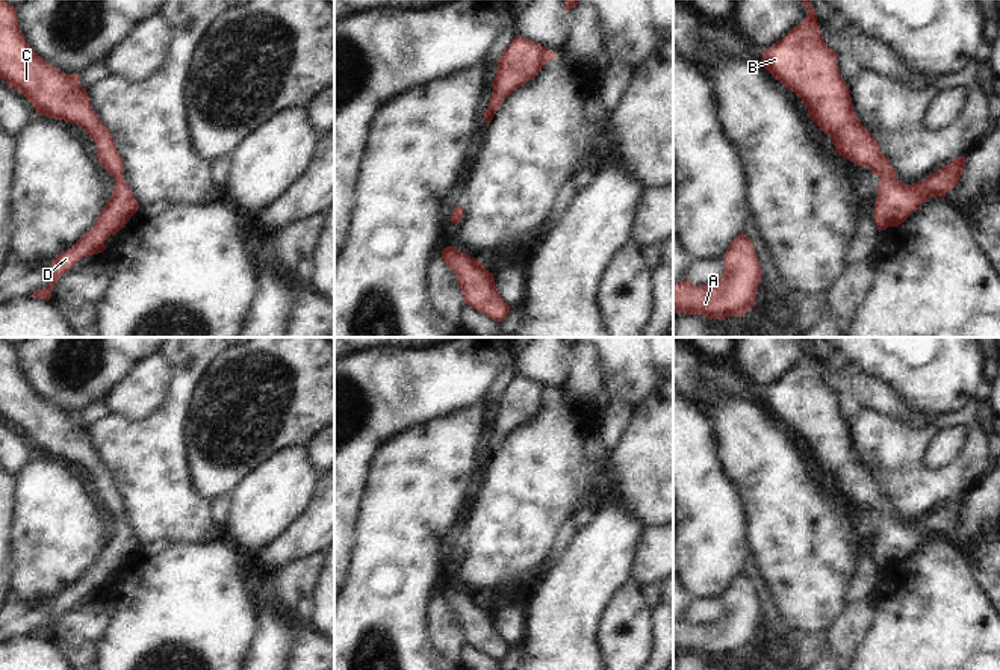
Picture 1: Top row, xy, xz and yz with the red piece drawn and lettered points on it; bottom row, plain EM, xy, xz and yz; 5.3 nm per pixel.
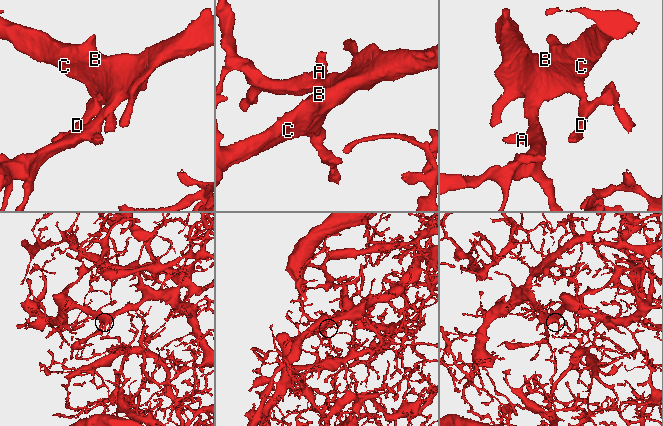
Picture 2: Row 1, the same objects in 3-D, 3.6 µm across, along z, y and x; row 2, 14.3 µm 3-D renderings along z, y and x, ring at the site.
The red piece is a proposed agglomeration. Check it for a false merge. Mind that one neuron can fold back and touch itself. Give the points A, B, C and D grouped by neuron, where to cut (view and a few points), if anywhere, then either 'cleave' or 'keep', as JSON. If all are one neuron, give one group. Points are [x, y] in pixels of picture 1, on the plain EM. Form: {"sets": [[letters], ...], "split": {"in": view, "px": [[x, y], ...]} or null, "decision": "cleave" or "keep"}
{"sets": [["A", "B", "C", "D"]], "split": null, "decision": "keep"}

